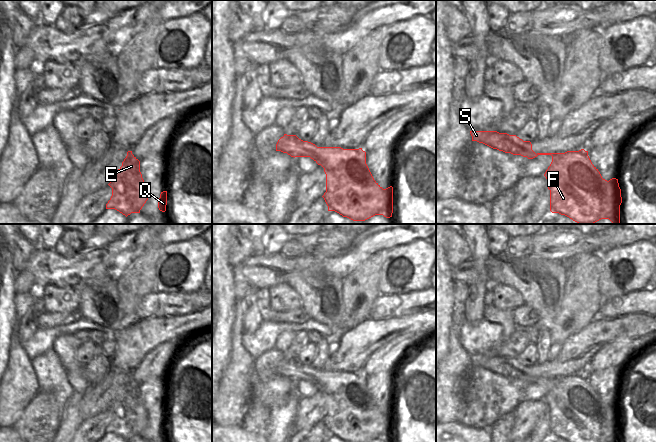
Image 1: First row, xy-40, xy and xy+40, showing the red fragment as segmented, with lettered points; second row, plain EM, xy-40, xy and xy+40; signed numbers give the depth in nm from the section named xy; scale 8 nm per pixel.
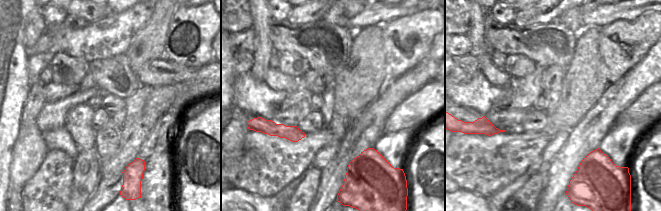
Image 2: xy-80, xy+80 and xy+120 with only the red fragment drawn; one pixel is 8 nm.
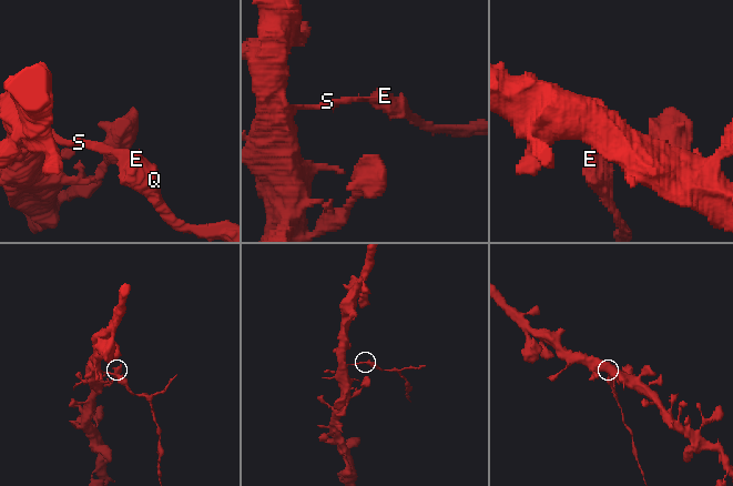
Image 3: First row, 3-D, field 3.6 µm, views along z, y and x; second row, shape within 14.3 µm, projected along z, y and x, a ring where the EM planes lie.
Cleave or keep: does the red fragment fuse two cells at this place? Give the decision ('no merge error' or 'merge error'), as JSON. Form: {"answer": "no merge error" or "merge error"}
{"answer": "merge error"}

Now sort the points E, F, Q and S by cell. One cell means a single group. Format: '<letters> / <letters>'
E F Q / S

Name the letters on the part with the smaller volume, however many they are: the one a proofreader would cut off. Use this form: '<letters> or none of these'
E, F, Q

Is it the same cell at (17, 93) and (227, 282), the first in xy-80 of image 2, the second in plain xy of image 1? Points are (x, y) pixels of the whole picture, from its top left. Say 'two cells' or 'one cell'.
one cell

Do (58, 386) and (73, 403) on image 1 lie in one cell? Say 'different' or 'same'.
different

